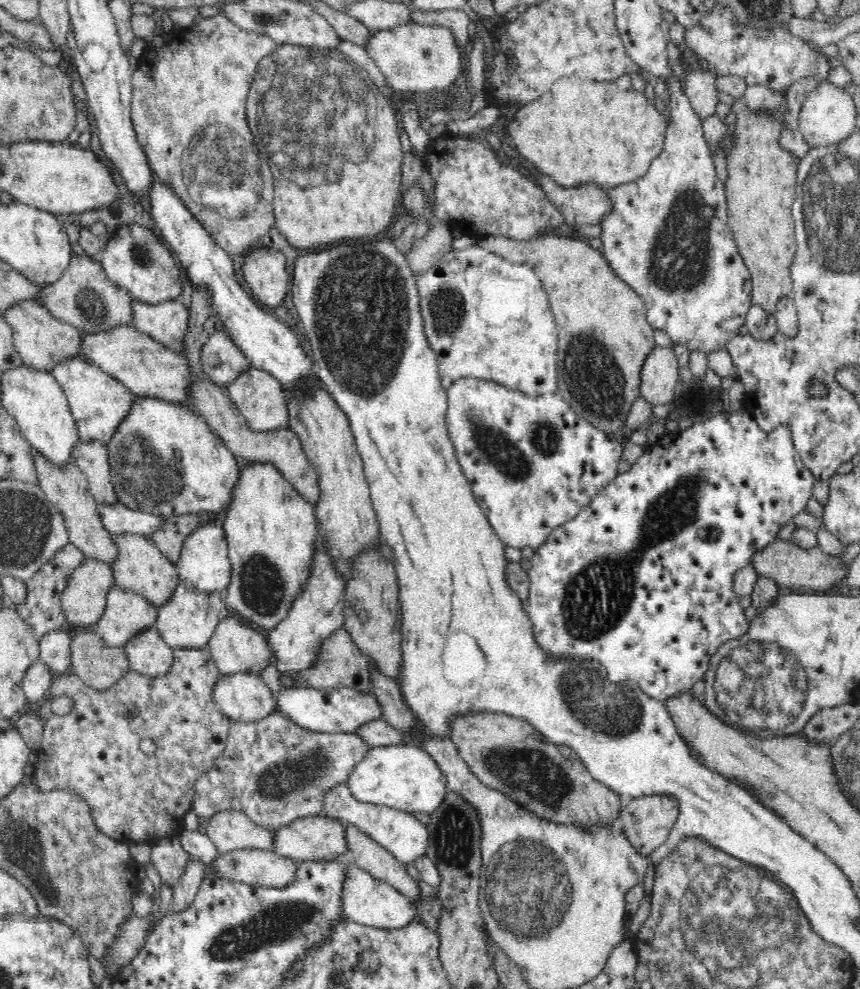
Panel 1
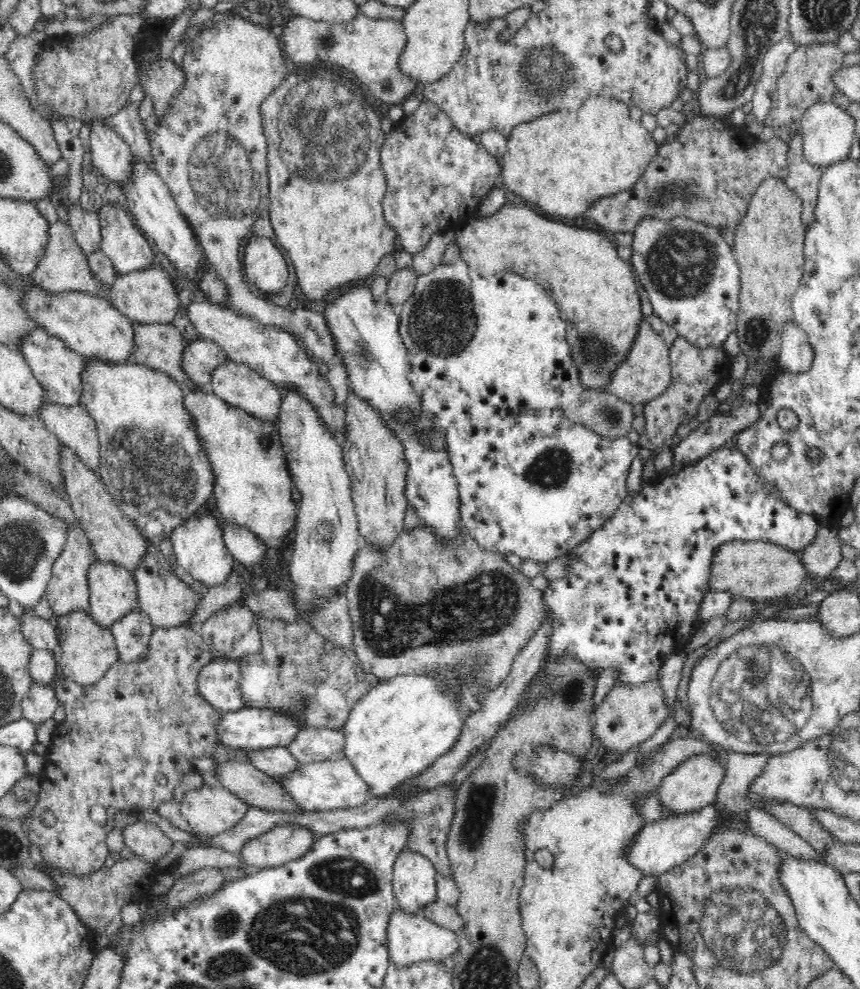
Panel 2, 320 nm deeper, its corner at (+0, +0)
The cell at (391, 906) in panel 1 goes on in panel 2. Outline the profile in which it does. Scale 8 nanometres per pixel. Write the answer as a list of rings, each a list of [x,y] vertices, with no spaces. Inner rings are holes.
[[[398,907],[389,918],[386,945],[389,950],[390,962],[396,963],[399,967],[409,967],[422,960],[443,963],[446,958],[452,957],[458,949],[457,935],[454,932],[442,929],[424,914],[411,915]]]

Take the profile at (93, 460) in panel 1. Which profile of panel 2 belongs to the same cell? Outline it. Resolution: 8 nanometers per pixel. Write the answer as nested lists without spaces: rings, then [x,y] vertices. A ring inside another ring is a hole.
[[[50,400],[39,409],[38,415],[49,431],[68,446],[88,468],[96,470],[100,463],[100,442],[95,420],[86,407],[61,405]]]

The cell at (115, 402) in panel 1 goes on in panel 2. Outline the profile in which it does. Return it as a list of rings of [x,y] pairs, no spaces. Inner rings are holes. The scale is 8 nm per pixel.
[[[42,328],[33,329],[23,341],[21,341],[17,348],[24,356],[26,363],[30,367],[32,375],[36,381],[43,387],[44,394],[47,400],[61,405],[78,405],[83,393],[83,368],[85,359],[78,355],[74,350],[70,349],[66,343],[50,334],[47,334]]]

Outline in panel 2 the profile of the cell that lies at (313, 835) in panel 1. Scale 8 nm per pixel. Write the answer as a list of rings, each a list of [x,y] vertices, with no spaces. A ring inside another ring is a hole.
[[[278,826],[246,844],[242,844],[238,857],[254,870],[270,869],[301,858],[309,852],[314,843],[315,834],[307,827]]]

